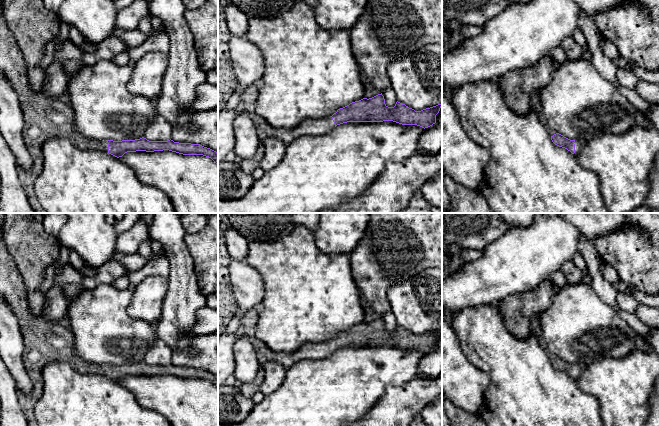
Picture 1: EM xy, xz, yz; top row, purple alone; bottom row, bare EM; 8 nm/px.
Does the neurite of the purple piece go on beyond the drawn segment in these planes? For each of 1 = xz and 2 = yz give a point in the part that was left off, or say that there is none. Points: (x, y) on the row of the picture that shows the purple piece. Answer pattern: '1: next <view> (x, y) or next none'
1: next xz (320, 126)
2: next yz (579, 144)

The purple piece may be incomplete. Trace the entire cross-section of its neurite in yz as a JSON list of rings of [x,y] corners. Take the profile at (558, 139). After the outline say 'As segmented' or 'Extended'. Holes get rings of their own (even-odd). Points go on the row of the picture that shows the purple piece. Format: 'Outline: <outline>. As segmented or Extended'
Outline: [[[559,133],[551,136],[551,140],[555,145],[567,149],[574,155],[577,155],[586,145],[585,141],[570,140]]]. Extended

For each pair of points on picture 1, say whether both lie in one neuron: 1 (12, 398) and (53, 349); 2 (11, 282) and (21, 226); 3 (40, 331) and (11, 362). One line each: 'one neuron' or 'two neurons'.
1: two neurons
2: two neurons
3: two neurons

